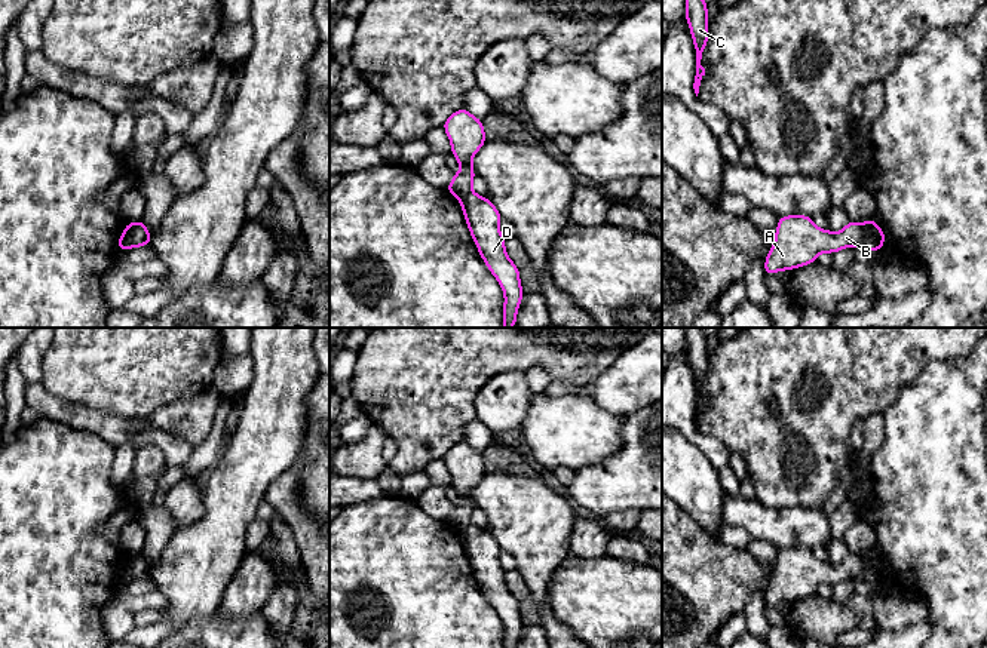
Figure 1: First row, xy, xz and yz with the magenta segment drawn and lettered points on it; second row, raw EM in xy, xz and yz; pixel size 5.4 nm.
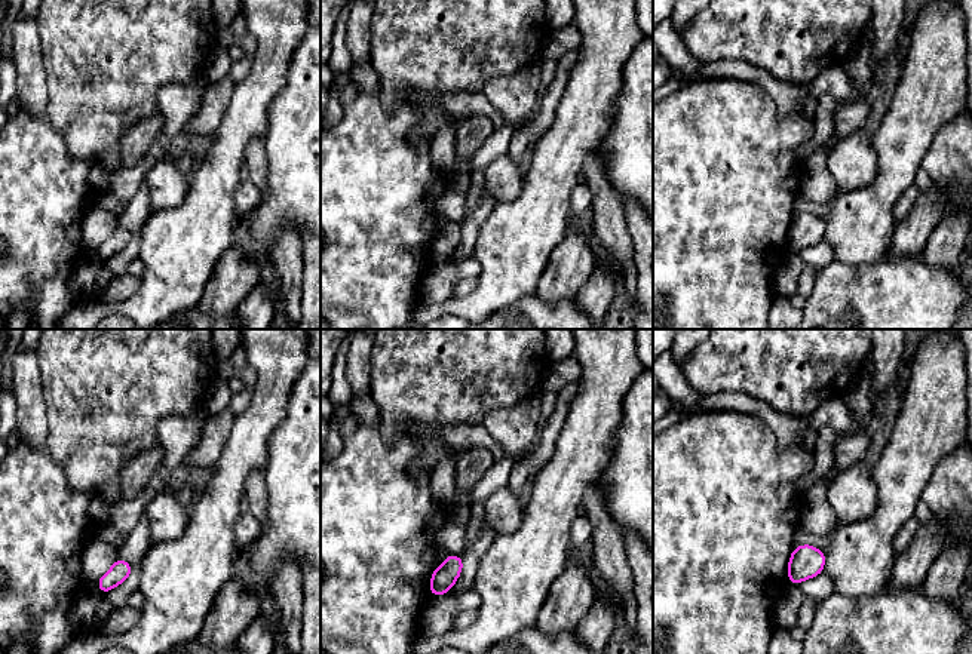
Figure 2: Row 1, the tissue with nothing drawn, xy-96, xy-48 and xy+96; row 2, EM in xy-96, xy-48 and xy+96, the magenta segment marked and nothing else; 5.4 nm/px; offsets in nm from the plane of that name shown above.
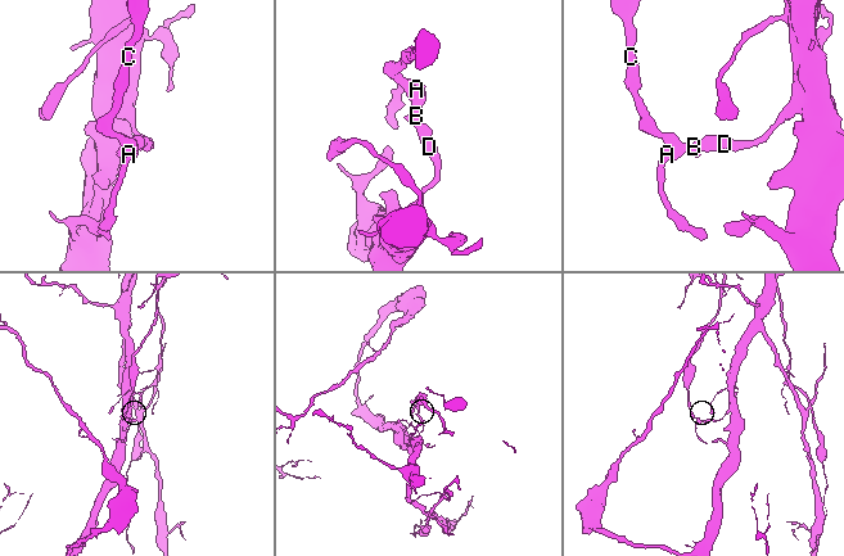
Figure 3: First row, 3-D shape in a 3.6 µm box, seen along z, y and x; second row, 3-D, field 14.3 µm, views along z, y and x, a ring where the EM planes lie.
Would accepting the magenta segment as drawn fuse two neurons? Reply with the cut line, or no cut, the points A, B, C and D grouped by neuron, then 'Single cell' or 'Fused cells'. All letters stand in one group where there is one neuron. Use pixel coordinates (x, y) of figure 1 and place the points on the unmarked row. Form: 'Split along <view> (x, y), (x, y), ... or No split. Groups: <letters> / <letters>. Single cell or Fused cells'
Split along xy (128, 555), (132, 579). Groups: A B C / D. Fused cells

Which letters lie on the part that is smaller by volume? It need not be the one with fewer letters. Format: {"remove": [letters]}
{"remove": ["A", "B", "C"]}

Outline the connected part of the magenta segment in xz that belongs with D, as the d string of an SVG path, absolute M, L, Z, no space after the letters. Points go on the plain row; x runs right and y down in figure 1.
M473 523L459 532L478 584L503 621L503 648L517 648L524 624L519 601L505 583L506 571L499 562L502 547L487 529Z

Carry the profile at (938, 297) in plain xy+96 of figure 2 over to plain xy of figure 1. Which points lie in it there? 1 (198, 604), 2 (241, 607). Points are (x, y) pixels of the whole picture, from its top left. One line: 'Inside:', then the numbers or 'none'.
Inside: none

